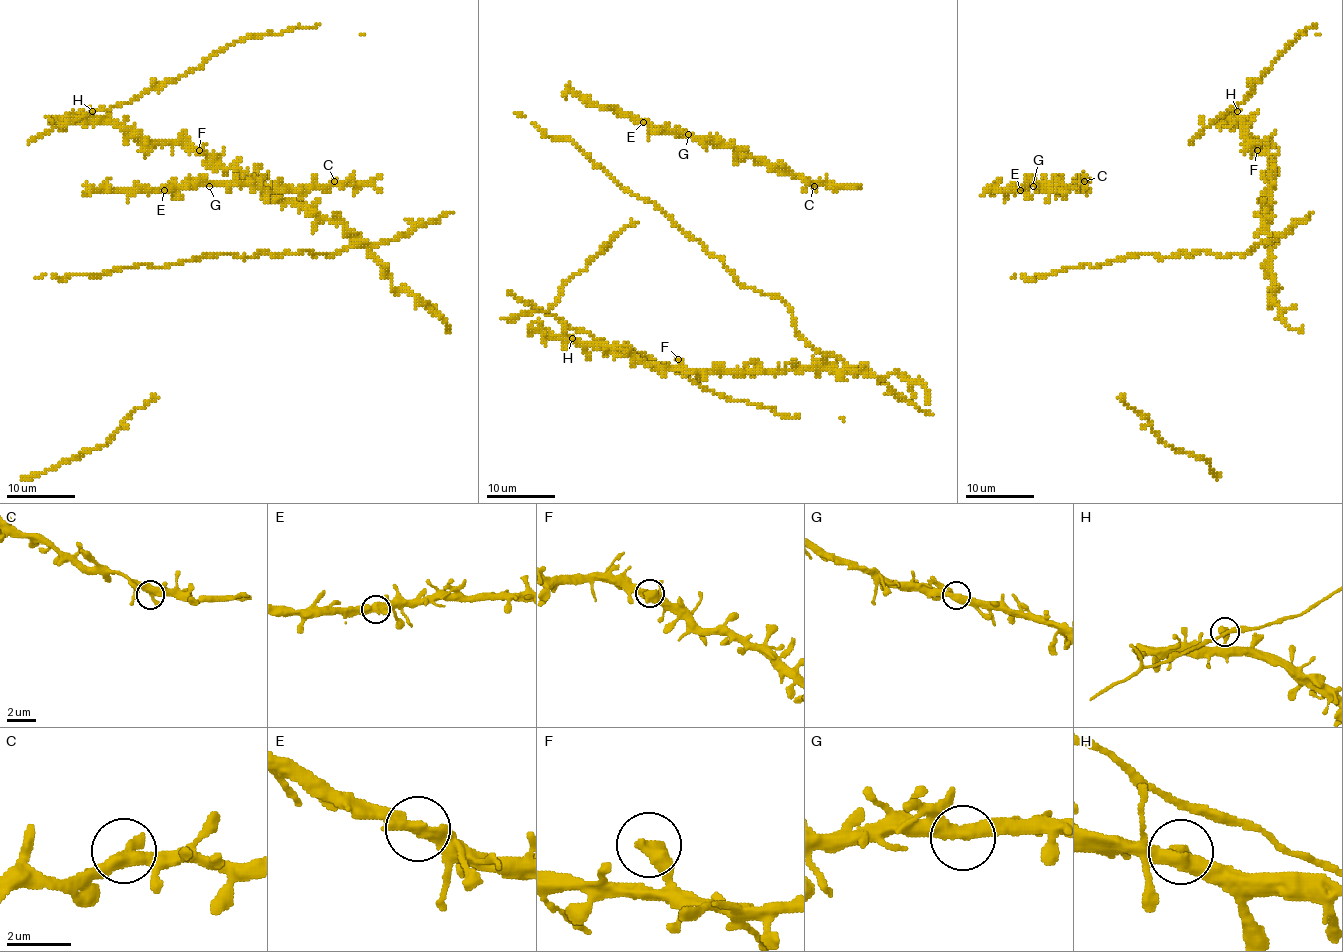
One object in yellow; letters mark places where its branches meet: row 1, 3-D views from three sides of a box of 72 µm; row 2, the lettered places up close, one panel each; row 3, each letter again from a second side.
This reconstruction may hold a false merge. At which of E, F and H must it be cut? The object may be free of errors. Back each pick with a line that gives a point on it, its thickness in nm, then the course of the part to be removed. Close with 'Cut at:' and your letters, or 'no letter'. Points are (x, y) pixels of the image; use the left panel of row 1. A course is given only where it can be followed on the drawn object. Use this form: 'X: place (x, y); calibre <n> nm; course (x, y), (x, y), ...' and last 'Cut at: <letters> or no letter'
Cut at: no letter

